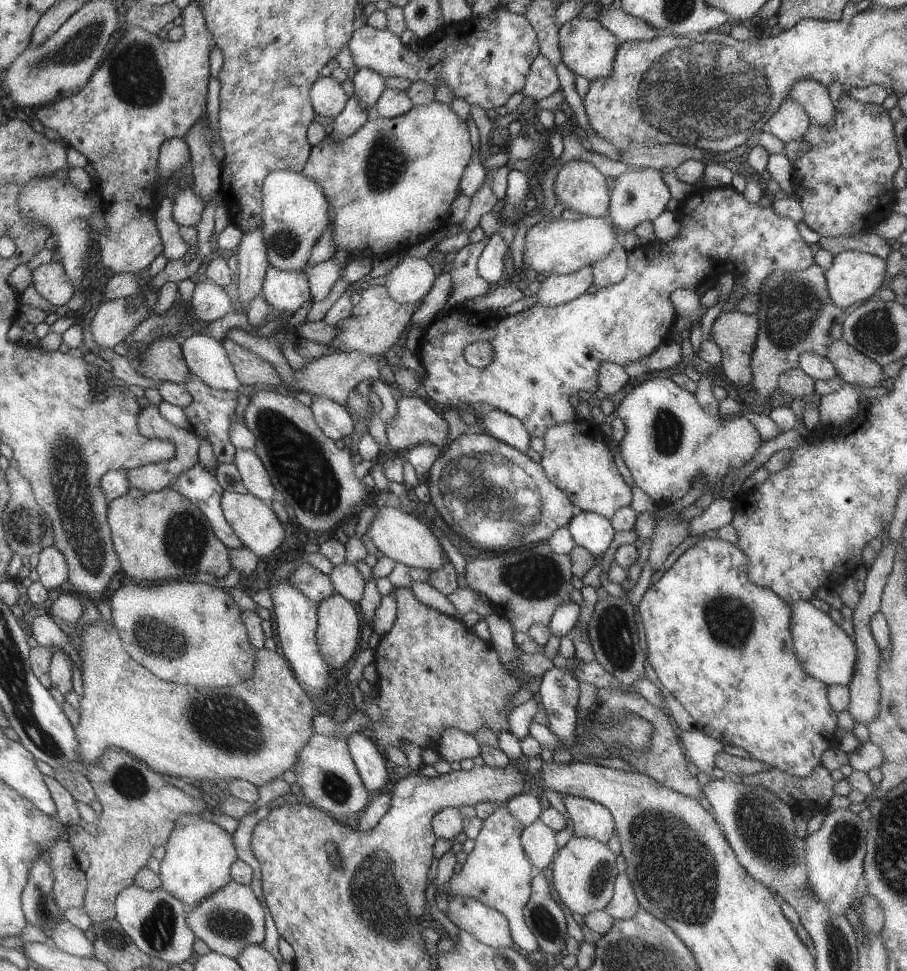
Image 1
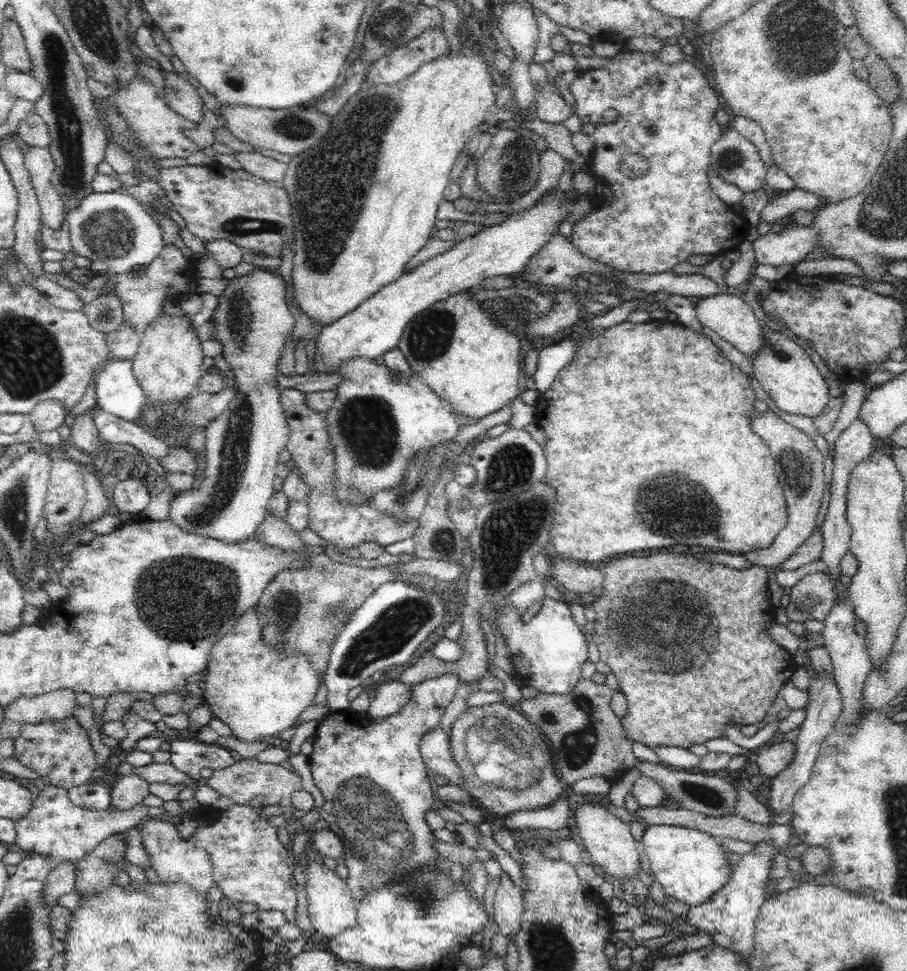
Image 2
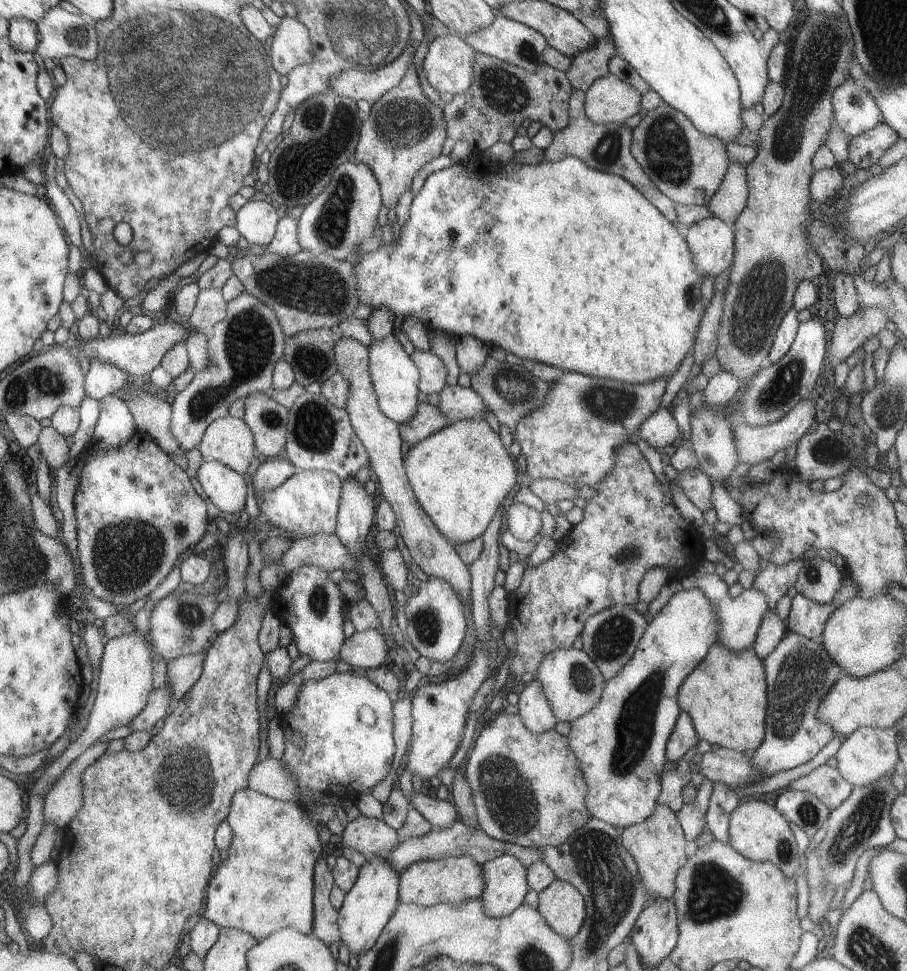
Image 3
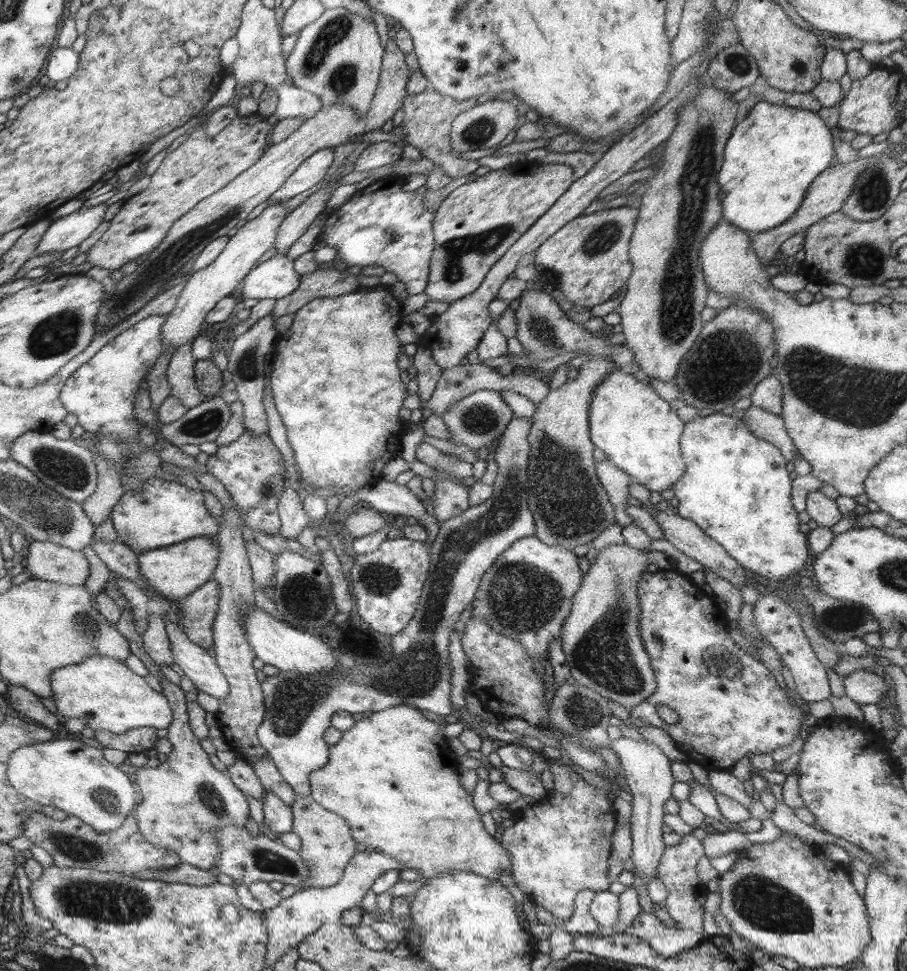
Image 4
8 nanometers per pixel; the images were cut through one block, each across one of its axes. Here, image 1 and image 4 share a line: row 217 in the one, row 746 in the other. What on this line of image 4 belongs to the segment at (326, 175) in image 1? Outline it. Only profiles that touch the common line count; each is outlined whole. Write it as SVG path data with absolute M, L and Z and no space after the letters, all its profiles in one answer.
M394 705L386 710L372 713L370 717L356 721L350 730L343 733L342 738L336 744L329 745L329 754L330 760L328 764L323 766L323 769L316 770L315 773L311 774L310 796L321 807L345 818L349 824L349 832L352 834L352 838L355 838L356 842L360 842L364 849L376 850L382 852L382 854L388 854L390 858L398 860L404 868L418 870L421 878L424 879L440 877L456 871L470 871L474 874L483 875L484 878L498 881L502 872L508 872L510 874L512 871L511 854L486 832L486 828L484 828L484 824L480 820L480 814L474 808L472 796L462 788L460 778L458 778L458 772L454 770L454 758L457 756L452 754L452 750L450 750L450 746L446 742L442 724L440 726L434 724L434 717L429 717L425 712L410 705Z

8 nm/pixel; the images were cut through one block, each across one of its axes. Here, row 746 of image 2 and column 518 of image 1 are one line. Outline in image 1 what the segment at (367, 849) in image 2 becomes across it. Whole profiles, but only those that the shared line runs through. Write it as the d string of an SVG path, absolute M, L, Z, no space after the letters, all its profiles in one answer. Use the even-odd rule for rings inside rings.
M732 186L702 188L682 201L676 211L682 223L680 233L669 242L656 240L641 245L628 252L626 276L613 285L605 286L594 294L584 293L570 302L545 307L534 305L514 315L491 315L487 312L476 313L468 308L456 308L444 316L438 316L420 337L418 358L425 368L427 377L423 386L427 395L451 408L460 402L468 404L480 402L492 409L519 418L532 437L543 438L555 425L574 421L575 408L568 399L582 390L599 395L598 371L603 362L616 363L624 367L652 354L669 338L670 324L674 324L676 311L670 293L676 289L694 289L708 280L731 272L734 279L746 278L744 286L736 288L725 303L722 313L735 310L736 303L746 293L759 292L760 285L775 270L801 271L814 262L811 245L806 244L796 228L796 222L781 218L774 213L774 204L762 208L758 203L750 204L744 193ZM490 341L495 355L493 361L484 368L468 364L464 352L472 343Z

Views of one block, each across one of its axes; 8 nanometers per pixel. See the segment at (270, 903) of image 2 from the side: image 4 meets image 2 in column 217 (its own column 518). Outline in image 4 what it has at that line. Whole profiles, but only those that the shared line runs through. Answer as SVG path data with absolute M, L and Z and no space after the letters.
M548 760L549 772L554 778L554 789L543 801L515 812L514 825L502 834L503 847L511 854L514 882L527 894L528 902L550 911L556 920L569 920L574 914L574 898L580 890L600 892L611 888L608 877L612 840L618 824L615 814L614 793L588 784L576 771L560 761Z

